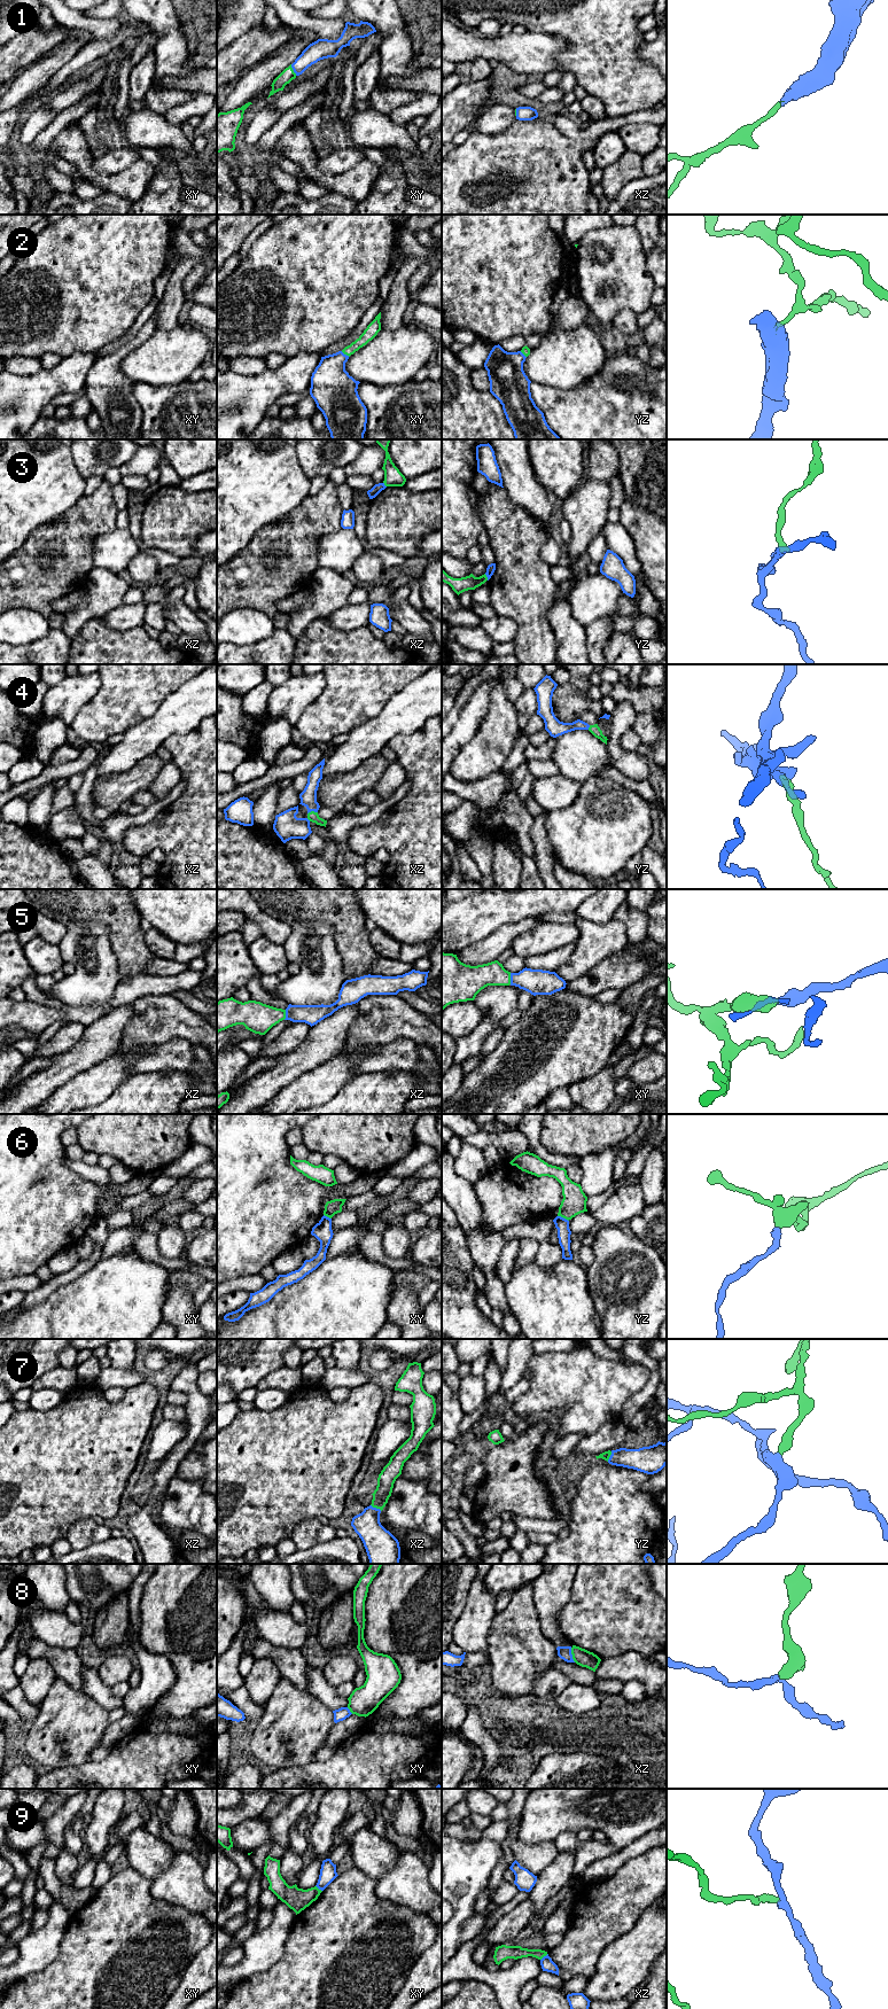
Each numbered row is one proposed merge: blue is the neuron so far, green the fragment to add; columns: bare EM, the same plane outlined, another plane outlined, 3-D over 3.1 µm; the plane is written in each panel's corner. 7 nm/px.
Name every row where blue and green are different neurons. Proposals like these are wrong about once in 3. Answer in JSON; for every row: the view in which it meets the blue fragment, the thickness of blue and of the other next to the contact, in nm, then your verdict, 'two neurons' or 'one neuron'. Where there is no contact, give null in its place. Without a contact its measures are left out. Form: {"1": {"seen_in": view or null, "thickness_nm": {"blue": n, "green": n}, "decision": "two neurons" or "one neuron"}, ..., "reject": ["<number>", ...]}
{"1": {"seen_in": "xy", "thickness_nm": {"blue": 140, "green": 90}, "decision": "one neuron"}, "2": {"seen_in": "xy", "thickness_nm": {"blue": 300, "green": 90}, "decision": "one neuron"}, "3": {"seen_in": "yz", "thickness_nm": {"blue": 60, "green": 110}, "decision": "two neurons"}, "4": {"seen_in": "xz", "thickness_nm": {"blue": 110, "green": 70}, "decision": "one neuron"}, "5": {"seen_in": "xy", "thickness_nm": {"blue": 180, "green": 180}, "decision": "one neuron"}, "6": {"seen_in": "yz", "thickness_nm": {"blue": 100, "green": 170}, "decision": "two neurons"}, "7": {"seen_in": "xz", "thickness_nm": {"blue": 200, "green": 120}, "decision": "one neuron"}, "8": {"seen_in": "xz", "thickness_nm": {"blue": 100, "green": 120}, "decision": "two neurons"}, "9": {"seen_in": "xz", "thickness_nm": {"blue": 90, "green": 100}, "decision": "two neurons"}, "reject": ["3", "6", "8", "9"]}

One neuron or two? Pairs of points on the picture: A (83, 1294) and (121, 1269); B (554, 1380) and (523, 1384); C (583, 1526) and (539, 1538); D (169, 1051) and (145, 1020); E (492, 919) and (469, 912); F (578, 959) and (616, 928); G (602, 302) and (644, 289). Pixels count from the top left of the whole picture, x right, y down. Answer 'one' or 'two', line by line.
A: one
B: two
C: two
D: two
E: one
F: one
G: one

